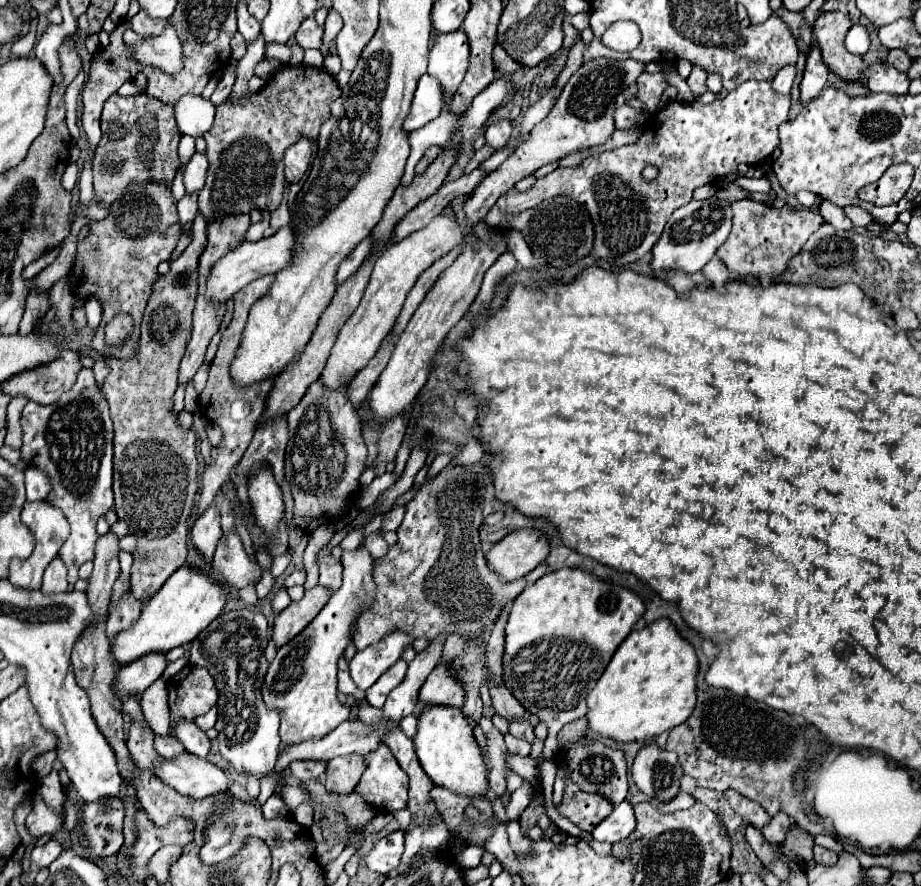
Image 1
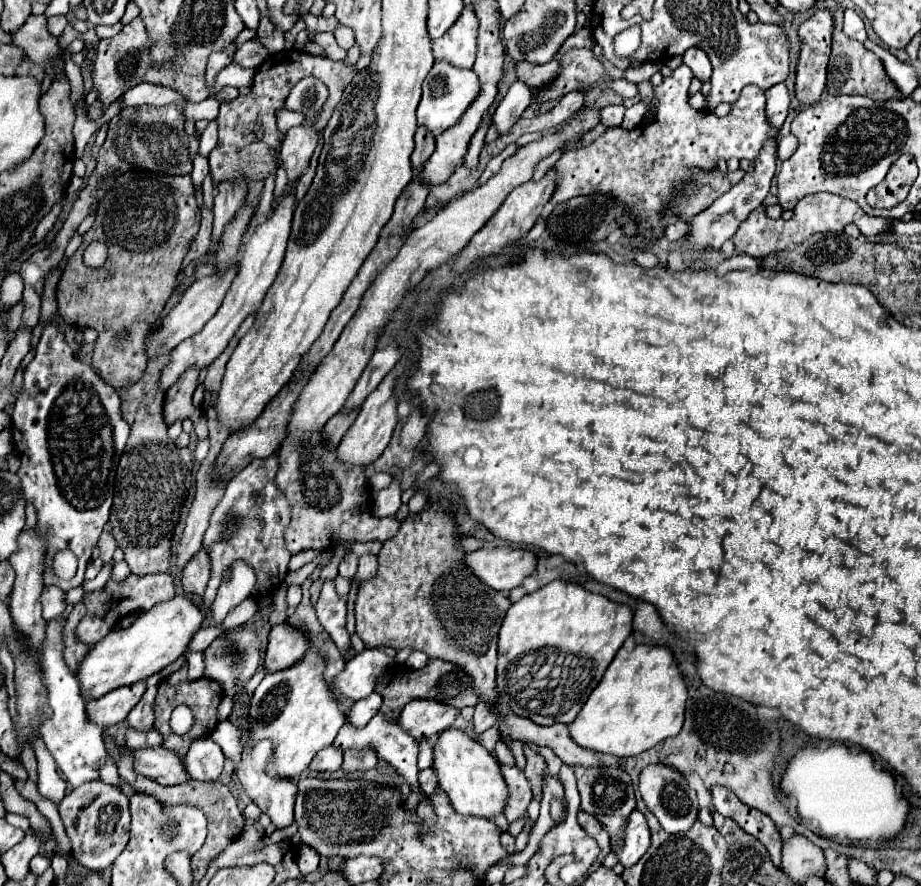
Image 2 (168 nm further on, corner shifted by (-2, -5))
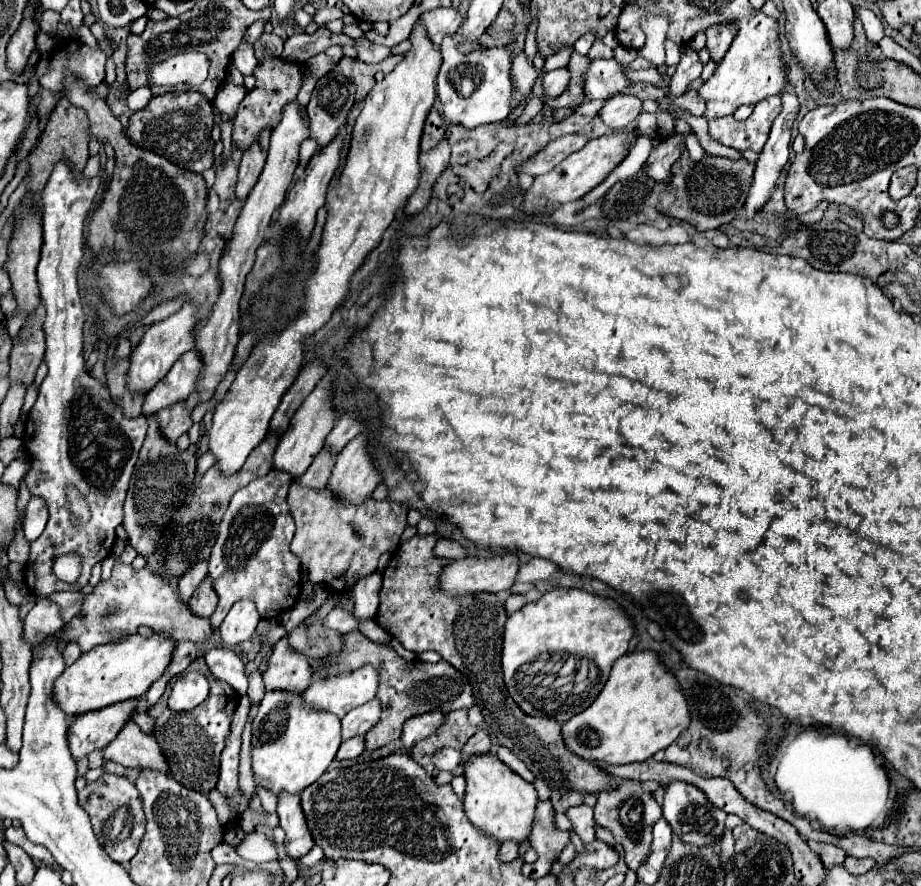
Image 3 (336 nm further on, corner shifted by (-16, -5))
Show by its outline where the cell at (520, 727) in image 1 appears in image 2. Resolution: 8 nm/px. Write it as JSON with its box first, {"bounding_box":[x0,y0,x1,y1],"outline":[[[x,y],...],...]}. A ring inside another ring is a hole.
{"bounding_box":[524,748,546,800],"outline":[[[524,748],[524,754],[526,754],[526,768],[524,768],[524,774],[532,786],[532,792],[534,792],[534,798],[536,800],[542,800],[542,784],[544,784],[544,774],[546,774],[546,762],[544,758],[532,750],[532,748]]]}

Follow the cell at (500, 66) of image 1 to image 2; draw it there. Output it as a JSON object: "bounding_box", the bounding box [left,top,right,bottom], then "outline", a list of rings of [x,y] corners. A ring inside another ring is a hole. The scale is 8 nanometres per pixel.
{"bounding_box":[516,58,560,88],"outline":[[[552,58],[546,64],[530,64],[530,62],[518,62],[516,64],[516,76],[522,78],[532,88],[544,88],[548,86],[560,72],[560,60]]]}

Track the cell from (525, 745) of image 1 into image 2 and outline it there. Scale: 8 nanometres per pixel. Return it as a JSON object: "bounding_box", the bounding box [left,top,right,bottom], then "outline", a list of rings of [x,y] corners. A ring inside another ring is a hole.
{"bounding_box":[494,740,515,766],"outline":[[[502,740],[496,742],[496,746],[494,746],[494,756],[498,758],[498,762],[502,762],[502,764],[506,764],[506,766],[515,765],[515,758],[512,756],[510,748],[506,748],[506,744],[502,742]]]}

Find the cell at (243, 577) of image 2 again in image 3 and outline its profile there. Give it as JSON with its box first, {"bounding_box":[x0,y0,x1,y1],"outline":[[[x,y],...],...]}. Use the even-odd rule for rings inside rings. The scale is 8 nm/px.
{"bounding_box":[220,600,260,646],"outline":[[[248,600],[236,602],[220,626],[222,642],[226,646],[236,646],[248,640],[254,634],[258,622],[260,622],[260,616],[254,602],[248,602]]]}

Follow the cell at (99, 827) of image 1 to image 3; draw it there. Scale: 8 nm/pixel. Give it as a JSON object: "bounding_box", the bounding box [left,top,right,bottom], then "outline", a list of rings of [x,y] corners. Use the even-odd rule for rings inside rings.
{"bounding_box":[78,772,146,864],"outline":[[[106,772],[98,780],[88,782],[82,790],[78,790],[78,802],[88,812],[96,838],[106,850],[106,854],[118,864],[130,862],[146,830],[144,810],[142,810],[142,802],[140,802],[140,794],[136,786],[122,776]]]}

